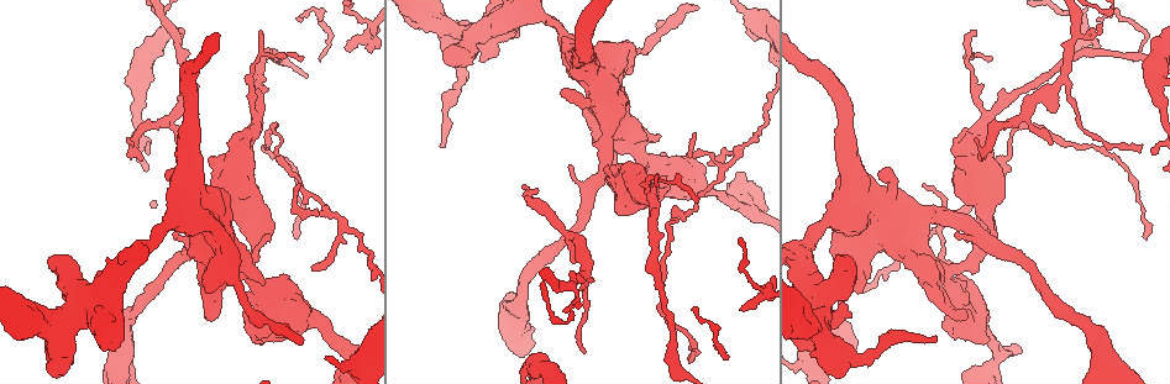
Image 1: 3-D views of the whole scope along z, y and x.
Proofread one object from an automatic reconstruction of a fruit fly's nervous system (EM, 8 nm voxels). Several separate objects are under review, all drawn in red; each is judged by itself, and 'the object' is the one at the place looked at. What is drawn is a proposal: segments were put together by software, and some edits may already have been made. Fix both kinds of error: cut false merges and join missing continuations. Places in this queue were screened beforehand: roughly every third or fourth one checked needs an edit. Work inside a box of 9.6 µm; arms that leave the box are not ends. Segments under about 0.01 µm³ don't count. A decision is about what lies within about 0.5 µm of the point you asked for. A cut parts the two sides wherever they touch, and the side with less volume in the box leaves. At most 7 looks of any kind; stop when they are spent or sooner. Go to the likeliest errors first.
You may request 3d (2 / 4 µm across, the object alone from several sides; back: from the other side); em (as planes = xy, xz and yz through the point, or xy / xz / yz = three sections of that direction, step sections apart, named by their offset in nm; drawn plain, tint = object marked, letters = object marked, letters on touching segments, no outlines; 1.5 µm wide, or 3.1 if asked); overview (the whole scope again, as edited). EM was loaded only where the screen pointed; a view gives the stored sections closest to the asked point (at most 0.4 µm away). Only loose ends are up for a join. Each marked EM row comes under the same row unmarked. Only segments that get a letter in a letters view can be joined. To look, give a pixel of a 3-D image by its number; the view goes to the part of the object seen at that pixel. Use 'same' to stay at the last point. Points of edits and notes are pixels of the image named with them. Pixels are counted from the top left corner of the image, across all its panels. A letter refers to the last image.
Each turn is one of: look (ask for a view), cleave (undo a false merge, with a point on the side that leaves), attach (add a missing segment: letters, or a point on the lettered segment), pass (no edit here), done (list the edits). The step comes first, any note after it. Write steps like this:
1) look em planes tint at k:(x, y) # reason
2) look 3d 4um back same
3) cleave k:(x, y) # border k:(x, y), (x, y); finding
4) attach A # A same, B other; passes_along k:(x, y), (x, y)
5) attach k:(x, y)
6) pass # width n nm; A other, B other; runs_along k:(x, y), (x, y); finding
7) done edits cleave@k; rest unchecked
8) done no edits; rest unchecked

look em planes letters at 1:(208, 293) # an open end

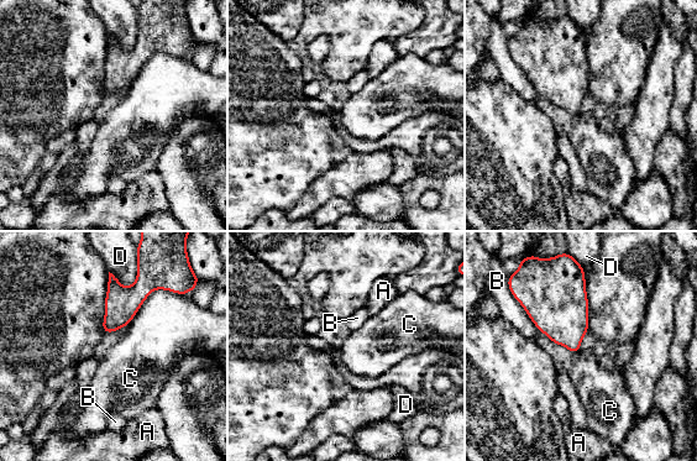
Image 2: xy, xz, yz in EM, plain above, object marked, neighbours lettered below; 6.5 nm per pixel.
pass # A other, B other, C other, D other; no lettered segment goes on from it

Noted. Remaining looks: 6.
look 3d 2um at 1:(986, 118) # three-way junction

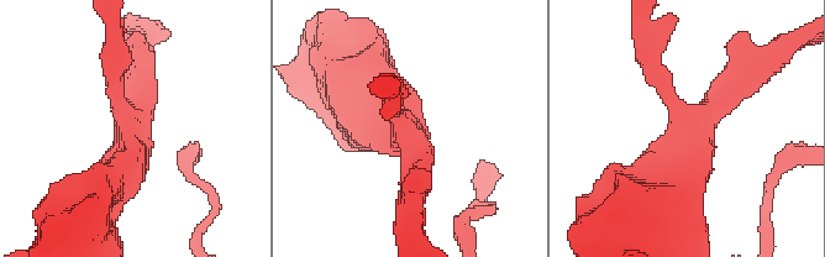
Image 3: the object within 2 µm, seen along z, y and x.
look em yz step 8 tint at 3:(696, 126) # arms 3; arm_widths 190, 200, 440 nm; now the EM

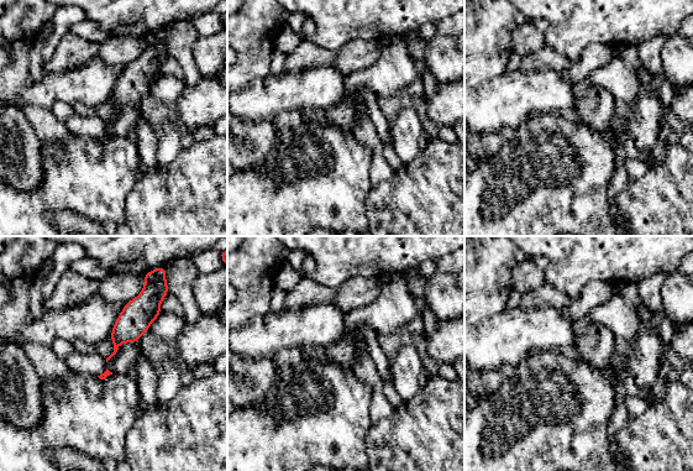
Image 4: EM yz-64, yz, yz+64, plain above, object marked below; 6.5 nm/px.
look em planes letters same # another direction

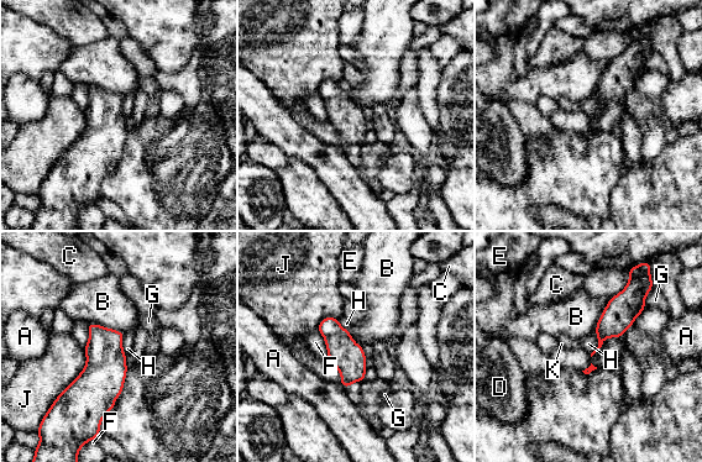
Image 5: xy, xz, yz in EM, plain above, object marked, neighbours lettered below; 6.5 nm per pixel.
pass # A other, B other, C other, D other, E other, F other, G other, H other, J other, K other; continuous, no second neuron

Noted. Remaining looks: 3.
look 3d 4um back at 1:(1099, 47) # branch stops here

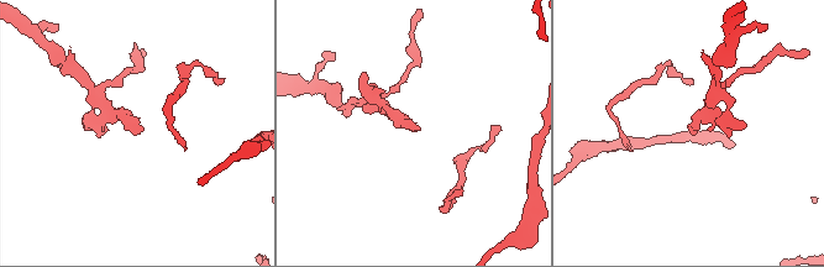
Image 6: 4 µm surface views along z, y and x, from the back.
look em planes letters at 6:(691, 127)

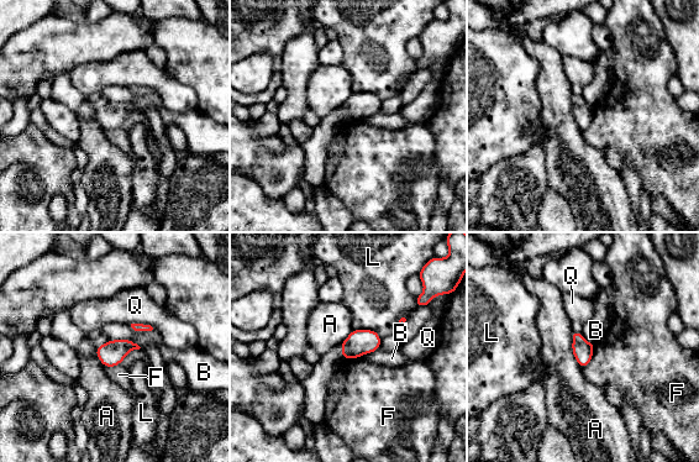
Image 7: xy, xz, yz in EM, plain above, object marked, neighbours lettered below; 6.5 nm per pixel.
pass # width 130 nm; A other, B other, F other, L other, Q other; border 7:(140, 347), (117, 365), (105, 367); no lettered segment goes on from it

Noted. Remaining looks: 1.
done no edits; rest unchecked

